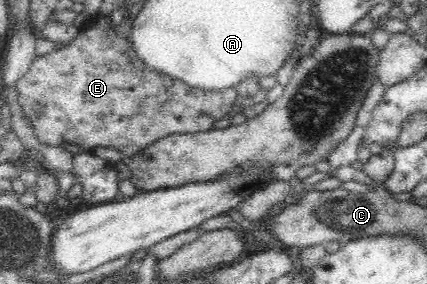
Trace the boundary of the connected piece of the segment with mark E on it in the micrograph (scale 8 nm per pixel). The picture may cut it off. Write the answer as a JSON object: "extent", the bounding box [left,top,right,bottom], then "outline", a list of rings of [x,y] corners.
{"extent":[16,16,238,159],"outline":[[[109,16],[103,17],[95,27],[89,27],[85,29],[85,39],[79,41],[79,47],[77,47],[77,37],[70,41],[66,46],[63,45],[59,50],[53,50],[52,52],[36,56],[31,63],[30,68],[27,70],[26,75],[21,81],[16,83],[17,102],[22,108],[22,112],[26,119],[29,120],[30,125],[33,128],[37,140],[47,146],[57,146],[71,152],[73,155],[80,154],[81,152],[93,151],[97,147],[114,147],[117,151],[123,153],[124,158],[128,159],[131,155],[135,155],[153,143],[155,139],[161,139],[172,133],[197,133],[199,131],[207,131],[211,129],[211,124],[217,119],[222,119],[225,114],[231,111],[233,104],[238,98],[235,88],[229,88],[226,90],[207,91],[195,88],[186,87],[183,83],[172,81],[169,77],[160,75],[159,72],[153,72],[149,70],[137,56],[135,56],[135,50],[131,50],[131,42],[129,42],[129,36],[121,36],[121,33],[117,33],[109,26]]]}

